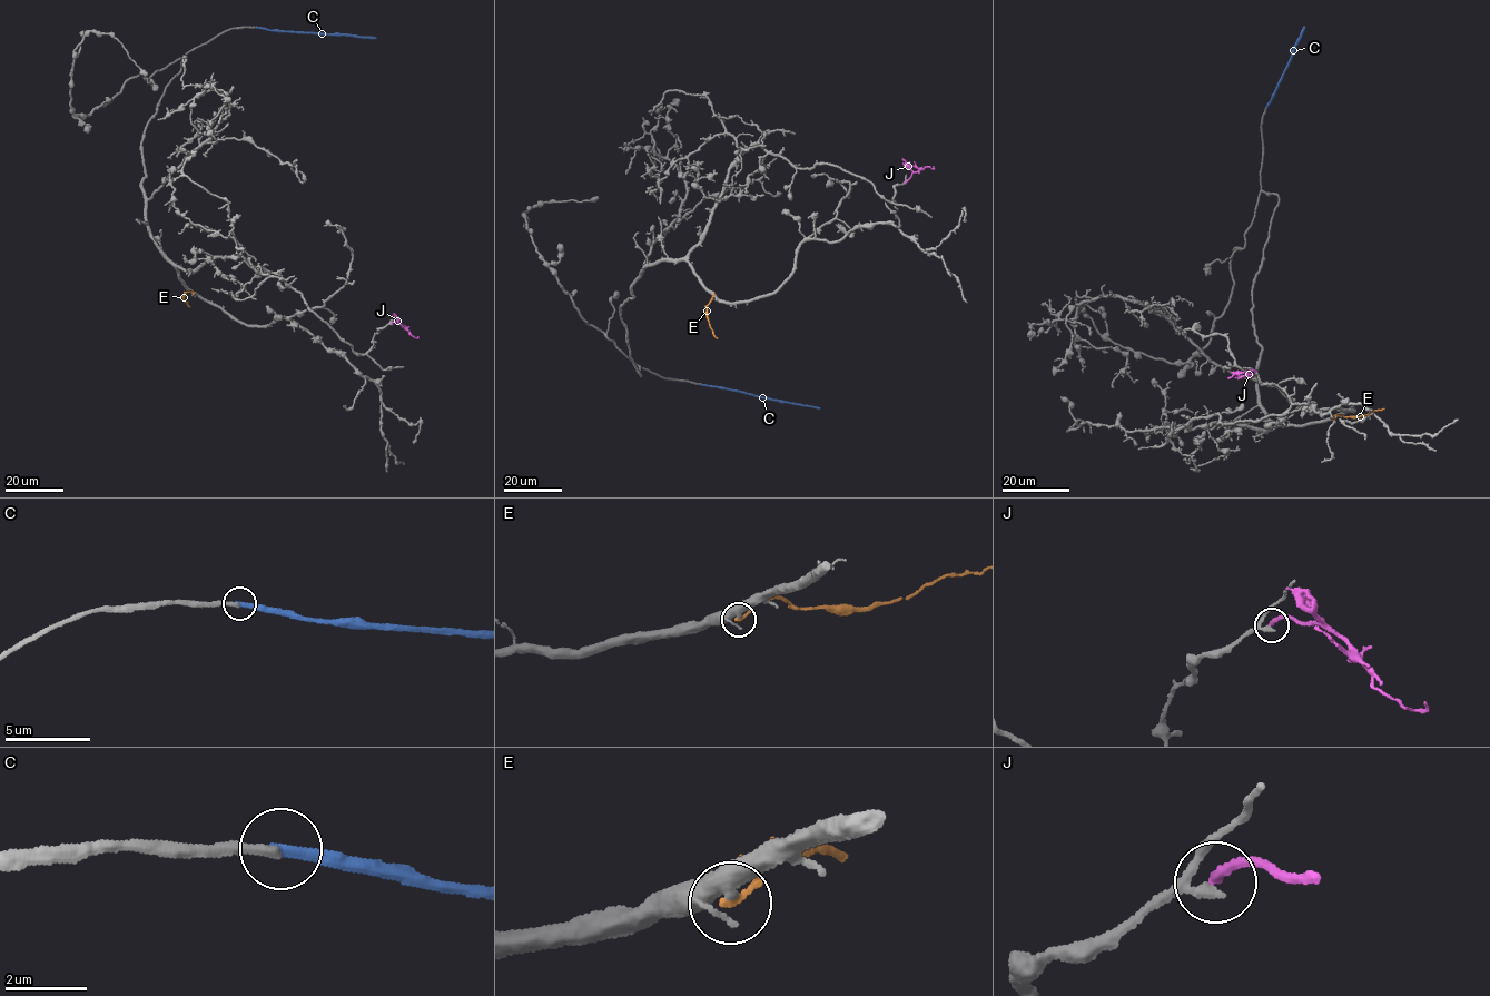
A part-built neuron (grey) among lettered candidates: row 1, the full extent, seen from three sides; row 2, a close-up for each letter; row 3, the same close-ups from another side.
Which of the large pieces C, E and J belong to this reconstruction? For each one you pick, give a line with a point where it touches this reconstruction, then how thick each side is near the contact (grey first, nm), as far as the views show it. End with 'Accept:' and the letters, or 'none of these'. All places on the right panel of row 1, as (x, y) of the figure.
Accept: none of these

